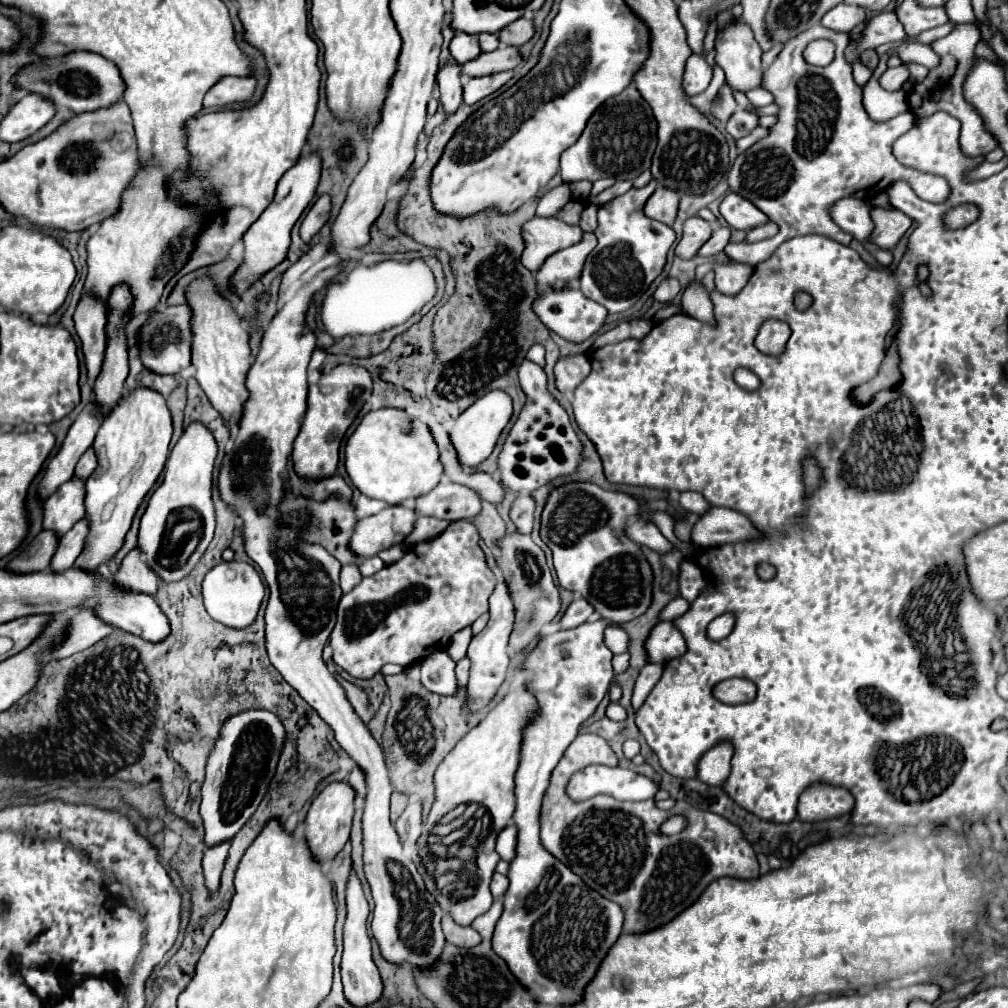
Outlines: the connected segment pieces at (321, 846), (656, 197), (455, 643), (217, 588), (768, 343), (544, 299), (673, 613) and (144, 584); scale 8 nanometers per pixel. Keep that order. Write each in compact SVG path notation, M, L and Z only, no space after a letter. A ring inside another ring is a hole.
M331 782L327 784L319 796L313 800L309 812L307 812L307 828L305 828L305 840L309 844L309 850L315 854L319 862L335 858L335 854L345 846L351 832L351 822L355 814L355 790L345 782Z
M657 188L655 194L645 204L645 214L653 220L659 220L667 226L673 226L679 206L679 192L673 192L669 188Z
M469 626L463 628L463 630L459 630L457 634L453 634L453 638L451 638L449 646L447 646L447 652L449 652L449 656L451 656L455 662L465 656L471 636L473 636L473 634L471 634L471 628L469 628Z
M223 562L211 568L203 580L203 598L205 608L213 620L229 628L247 628L255 622L261 602L265 598L265 584L259 572L247 562Z
M775 318L765 320L757 332L755 346L763 354L781 354L785 348L785 342L789 340L789 326L785 322L779 322Z
M573 286L543 290L541 296L535 300L533 310L549 330L553 330L555 334L559 334L559 336L563 336L565 340L571 340L571 342L583 342L589 336L593 336L597 330L601 330L601 326L605 324L605 318L609 314L601 304L587 300L579 292L579 288L573 288Z
M675 598L673 602L669 602L665 608L663 608L663 612L661 612L661 620L677 620L679 616L683 616L685 612L689 610L689 606L687 606L687 600L683 600L683 598Z
M135 546L121 562L119 572L113 578L119 586L133 590L133 592L145 592L155 594L157 592L157 576L151 572L151 566L143 560L141 548Z

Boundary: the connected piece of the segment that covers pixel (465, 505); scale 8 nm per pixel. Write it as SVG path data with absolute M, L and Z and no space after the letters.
M439 484L429 494L417 498L417 512L449 522L469 520L481 512L481 496L461 484Z

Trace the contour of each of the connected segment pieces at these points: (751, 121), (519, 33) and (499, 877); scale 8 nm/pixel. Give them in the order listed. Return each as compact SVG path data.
M735 110L735 114L727 120L727 132L735 140L747 136L757 126L759 126L759 118L755 114L751 114L751 112L745 112L745 110Z
M519 18L513 24L507 24L507 28L499 30L499 42L505 46L521 46L533 36L533 22L527 18Z
M495 872L495 874L493 874L493 880L491 880L491 894L493 894L493 898L501 898L501 896L505 894L507 886L509 886L507 876Z

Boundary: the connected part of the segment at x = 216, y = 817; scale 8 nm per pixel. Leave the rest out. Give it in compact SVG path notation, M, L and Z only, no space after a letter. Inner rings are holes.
M247 710L225 722L221 736L207 762L207 778L201 788L201 818L205 826L205 846L211 848L203 856L205 888L215 894L219 878L229 850L229 840L241 830L241 826L253 816L259 802L263 800L269 780L275 774L275 766L283 748L285 728L279 718L265 710ZM225 842L225 844L221 844ZM219 844L219 846L217 846ZM217 846L217 848L213 848Z

